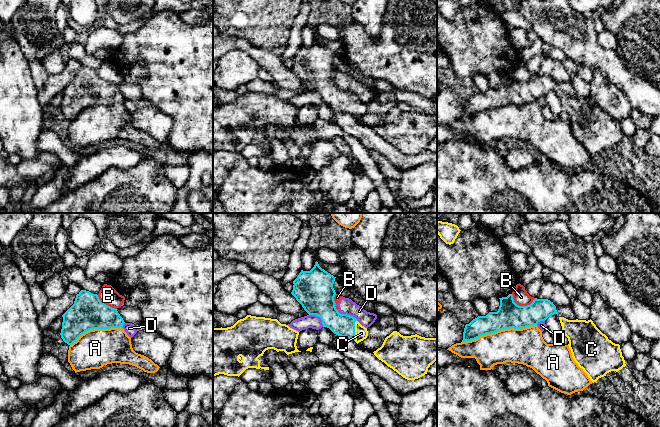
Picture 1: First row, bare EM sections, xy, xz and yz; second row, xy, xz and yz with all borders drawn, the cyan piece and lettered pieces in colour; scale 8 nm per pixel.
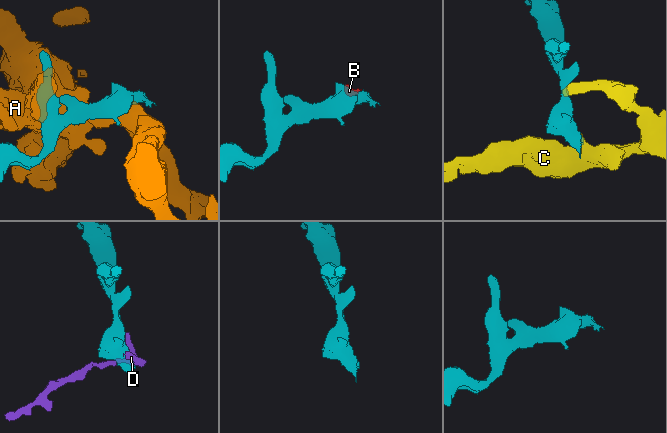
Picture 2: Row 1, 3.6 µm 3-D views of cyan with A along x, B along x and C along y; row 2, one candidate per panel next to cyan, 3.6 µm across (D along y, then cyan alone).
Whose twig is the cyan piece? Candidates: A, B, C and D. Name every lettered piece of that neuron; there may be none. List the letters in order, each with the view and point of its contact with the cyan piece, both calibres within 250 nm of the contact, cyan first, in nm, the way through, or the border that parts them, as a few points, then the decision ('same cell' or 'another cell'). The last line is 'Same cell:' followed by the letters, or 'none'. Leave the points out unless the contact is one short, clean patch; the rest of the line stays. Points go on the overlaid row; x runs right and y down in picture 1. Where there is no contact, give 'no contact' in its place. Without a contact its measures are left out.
A: meets cyan in yz at (499, 330); 200 nm thick on the cyan side, 300 nm on the other; another cell
B: meets cyan in yz at (521, 306); 200 nm thick on the cyan side, 120 nm on the other; border along yz (511, 294), (514, 301), (519, 305), (528, 305), (535, 298); another cell
C: meets cyan in xz at (354, 330); 180 nm thick on the cyan side, 110 nm on the other; same cell
D: meets cyan in xz at (346, 314); 240 nm thick on the cyan side, 130 nm on the other; another cell
Same cell: C

